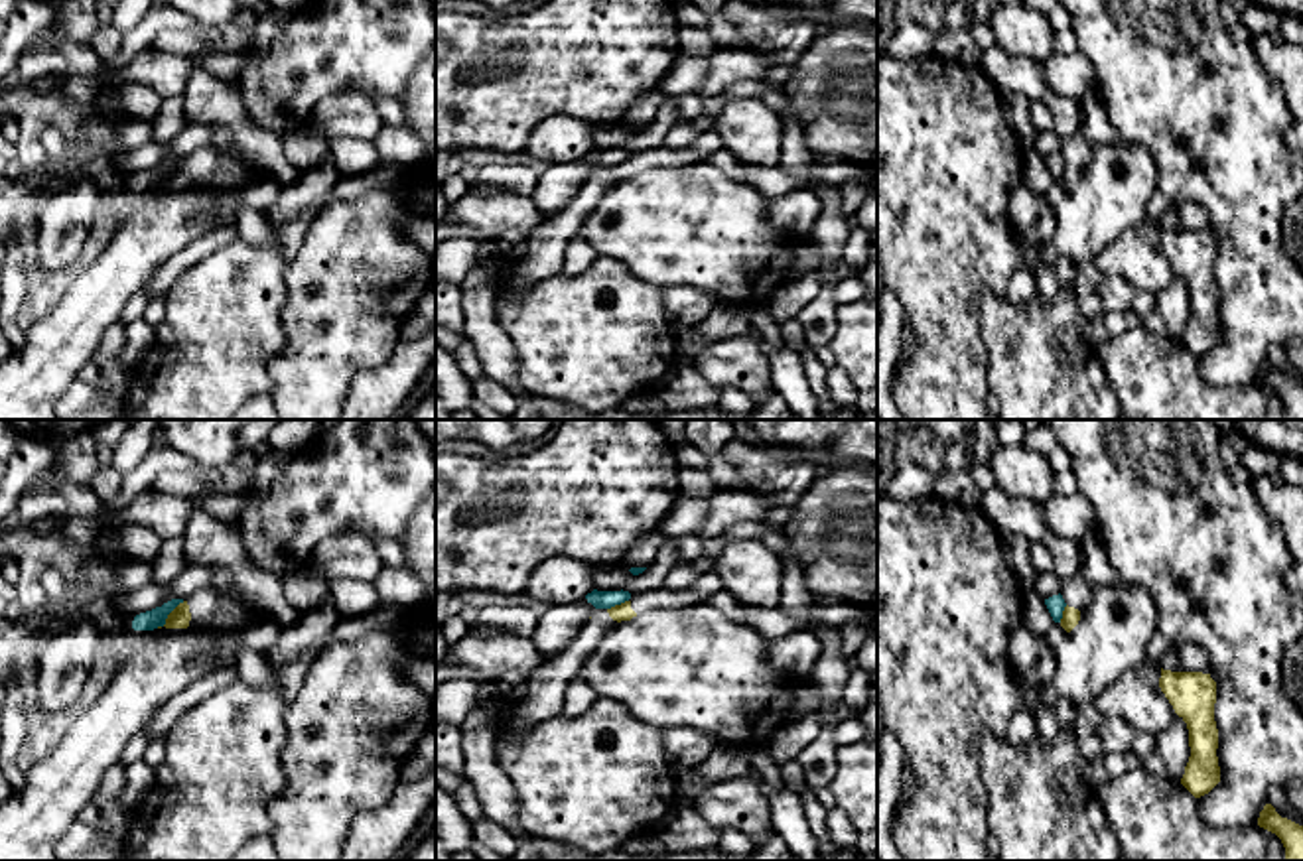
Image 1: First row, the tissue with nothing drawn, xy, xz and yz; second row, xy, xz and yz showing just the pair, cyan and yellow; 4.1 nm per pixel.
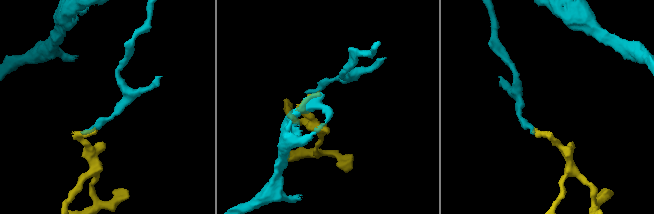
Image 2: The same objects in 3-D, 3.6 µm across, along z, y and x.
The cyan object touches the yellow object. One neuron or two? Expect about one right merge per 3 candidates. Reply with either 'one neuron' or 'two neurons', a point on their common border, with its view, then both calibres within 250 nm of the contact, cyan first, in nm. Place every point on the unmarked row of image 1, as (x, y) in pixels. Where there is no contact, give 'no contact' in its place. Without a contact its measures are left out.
two neurons; contact xy (168, 172); calibres 80 and 90 nm

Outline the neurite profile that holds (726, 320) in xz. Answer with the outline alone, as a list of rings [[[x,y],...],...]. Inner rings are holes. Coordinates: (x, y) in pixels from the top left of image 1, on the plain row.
[[[718,299],[708,317],[698,323],[708,343],[753,335],[755,327],[747,317],[747,307]]]

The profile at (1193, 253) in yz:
[[[1161,227],[1159,246],[1189,288],[1191,315],[1181,343],[1200,357],[1220,341],[1214,280],[1216,240],[1210,232]]]

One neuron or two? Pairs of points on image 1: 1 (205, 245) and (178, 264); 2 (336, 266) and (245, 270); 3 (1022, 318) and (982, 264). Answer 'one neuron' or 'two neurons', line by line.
1: one neuron
2: two neurons
3: two neurons

